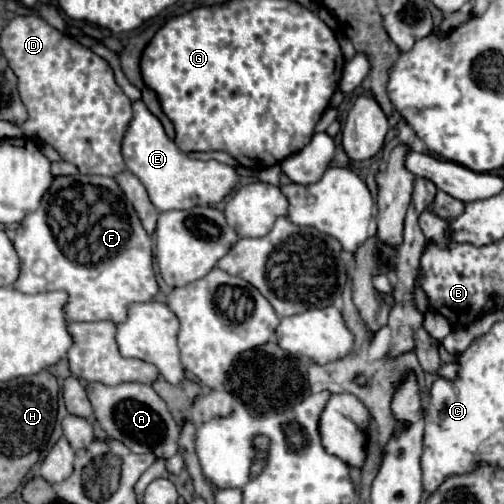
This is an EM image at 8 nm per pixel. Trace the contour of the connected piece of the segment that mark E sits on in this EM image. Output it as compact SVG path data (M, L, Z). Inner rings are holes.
M143 100L133 102L133 122L129 124L129 130L123 138L123 158L127 170L141 180L159 212L195 208L199 204L215 206L239 182L233 166L221 164L217 160L197 160L183 154L175 142L167 138L161 122L147 110Z

